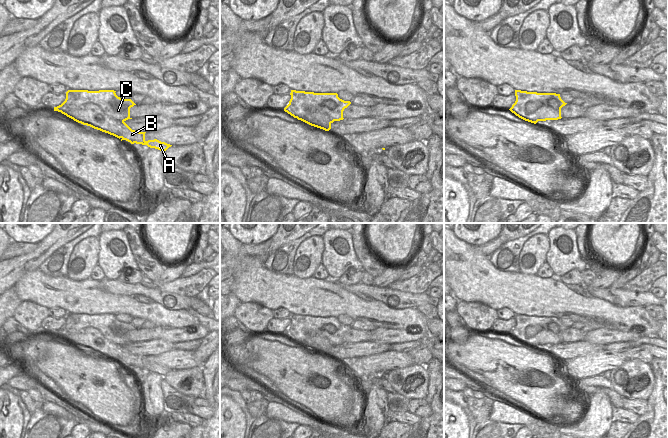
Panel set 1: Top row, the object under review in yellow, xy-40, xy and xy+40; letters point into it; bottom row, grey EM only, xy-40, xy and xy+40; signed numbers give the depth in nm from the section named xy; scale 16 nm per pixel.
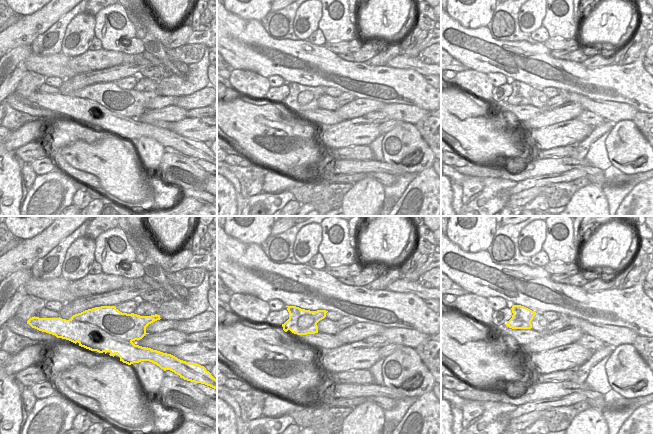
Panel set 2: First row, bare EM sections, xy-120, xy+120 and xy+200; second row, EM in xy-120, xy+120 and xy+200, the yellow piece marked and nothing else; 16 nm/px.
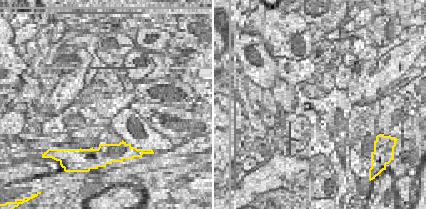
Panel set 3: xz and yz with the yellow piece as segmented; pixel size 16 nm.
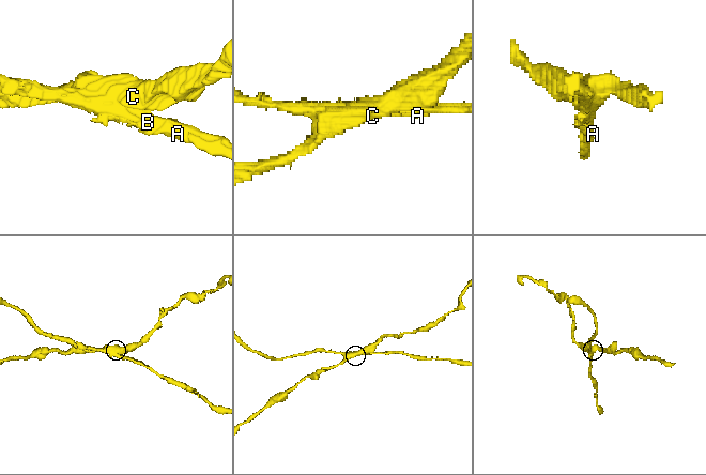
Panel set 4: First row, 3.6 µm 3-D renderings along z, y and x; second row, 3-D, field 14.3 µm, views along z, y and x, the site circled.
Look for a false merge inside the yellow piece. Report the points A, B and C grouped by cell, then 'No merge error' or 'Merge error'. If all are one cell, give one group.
Groups: A B / C. Merge error

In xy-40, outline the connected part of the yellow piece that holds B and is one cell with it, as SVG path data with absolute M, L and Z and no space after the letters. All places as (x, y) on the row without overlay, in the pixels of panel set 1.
M64 325L61 329L54 331L54 335L61 336L78 347L113 359L121 365L126 364L131 368L147 369L163 377L172 370L157 363L146 365L146 356L132 354L124 345L116 344L108 340L98 329L93 327L82 329L79 333L72 335L66 330Z

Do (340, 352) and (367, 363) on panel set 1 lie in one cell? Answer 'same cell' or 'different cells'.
different cells

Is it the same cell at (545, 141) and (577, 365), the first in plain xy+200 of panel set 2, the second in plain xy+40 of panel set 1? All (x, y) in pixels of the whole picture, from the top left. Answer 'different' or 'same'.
same

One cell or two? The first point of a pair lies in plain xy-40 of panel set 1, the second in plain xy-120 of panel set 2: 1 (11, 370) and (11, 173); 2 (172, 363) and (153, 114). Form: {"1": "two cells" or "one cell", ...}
{"1": "two cells", "2": "two cells"}

